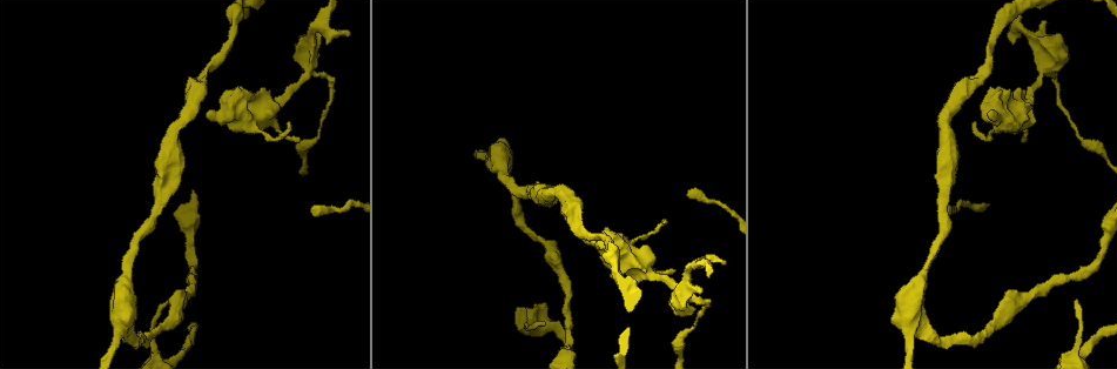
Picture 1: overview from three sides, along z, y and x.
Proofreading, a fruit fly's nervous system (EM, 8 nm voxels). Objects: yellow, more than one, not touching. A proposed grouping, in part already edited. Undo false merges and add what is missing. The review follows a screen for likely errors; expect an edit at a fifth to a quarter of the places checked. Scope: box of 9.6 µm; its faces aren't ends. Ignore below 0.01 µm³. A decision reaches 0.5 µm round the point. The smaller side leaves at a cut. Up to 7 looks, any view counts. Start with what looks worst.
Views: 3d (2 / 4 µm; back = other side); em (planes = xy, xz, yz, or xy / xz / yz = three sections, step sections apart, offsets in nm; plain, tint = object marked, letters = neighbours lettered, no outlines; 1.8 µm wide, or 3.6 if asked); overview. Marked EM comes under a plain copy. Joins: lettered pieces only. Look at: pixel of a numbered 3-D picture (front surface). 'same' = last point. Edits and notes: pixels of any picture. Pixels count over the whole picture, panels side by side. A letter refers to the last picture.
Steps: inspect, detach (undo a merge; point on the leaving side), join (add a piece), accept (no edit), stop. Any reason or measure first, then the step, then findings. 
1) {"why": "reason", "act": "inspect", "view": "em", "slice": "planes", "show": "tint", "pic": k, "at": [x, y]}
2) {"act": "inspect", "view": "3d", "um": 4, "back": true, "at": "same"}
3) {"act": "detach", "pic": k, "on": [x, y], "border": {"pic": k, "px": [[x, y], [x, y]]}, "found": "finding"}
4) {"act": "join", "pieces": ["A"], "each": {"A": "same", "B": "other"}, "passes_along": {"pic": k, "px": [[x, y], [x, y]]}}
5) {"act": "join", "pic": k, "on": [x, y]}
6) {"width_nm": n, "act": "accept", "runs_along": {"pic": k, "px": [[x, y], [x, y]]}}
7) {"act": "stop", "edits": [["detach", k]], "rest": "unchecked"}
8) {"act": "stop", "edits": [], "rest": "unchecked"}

{"why": "thin end", "act": "inspect", "view": "3d", "um": 2, "pic": 1, "at": [167, 300]}

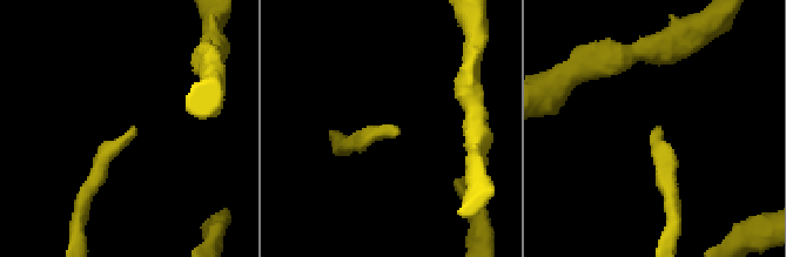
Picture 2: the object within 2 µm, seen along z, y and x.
{"why": "need the tissue", "act": "inspect", "view": "em", "slice": "planes", "show": "letters", "pic": 2, "at": [134, 127]}

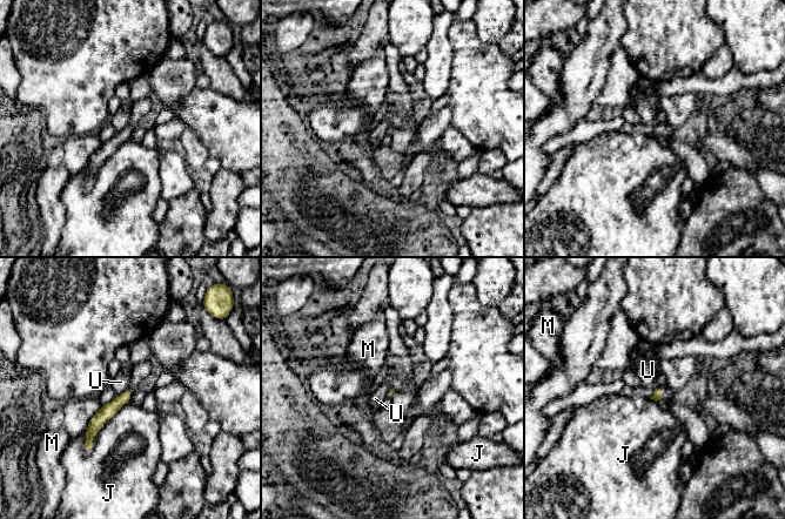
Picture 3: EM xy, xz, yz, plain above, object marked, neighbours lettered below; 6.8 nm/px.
{"act": "accept", "each": {"J": "other", "M": "other", "U": "other"}, "border": {"pic": 3, "px": [[129, 388], [118, 396]]}, "found": "no lettered piece goes on from it"}

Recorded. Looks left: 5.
{"why": "tapers out", "act": "inspect", "view": "3d", "um": 4, "pic": 1, "at": [350, 32]}

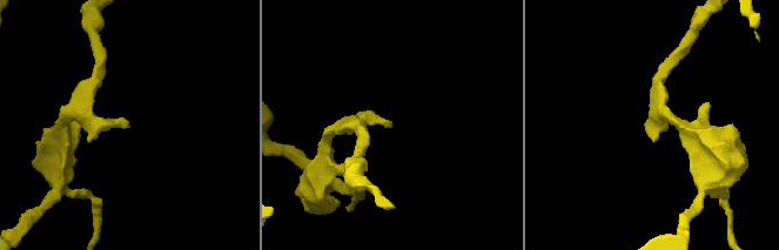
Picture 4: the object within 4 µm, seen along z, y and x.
{"act": "inspect", "view": "em", "um": 3.6, "slice": "planes", "show": "tint", "pic": 4, "at": [125, 126]}

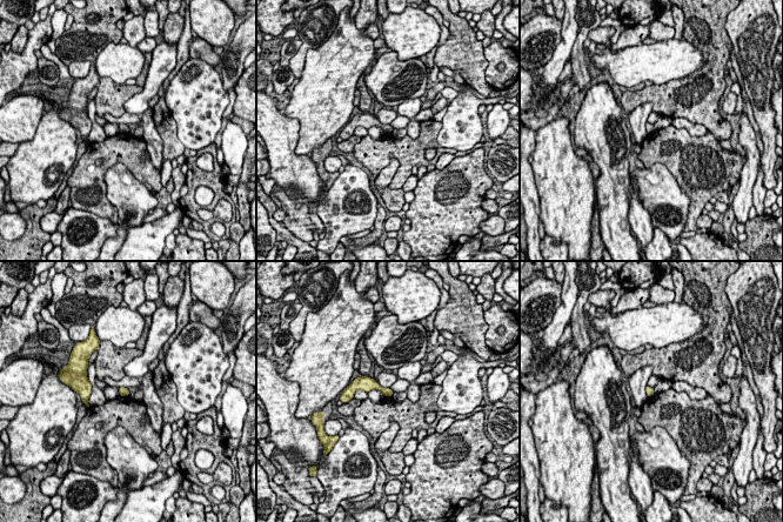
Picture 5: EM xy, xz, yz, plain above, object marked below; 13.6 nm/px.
{"act": "inspect", "view": "em", "um": 3.6, "slice": "planes", "show": "letters", "at": "same"}

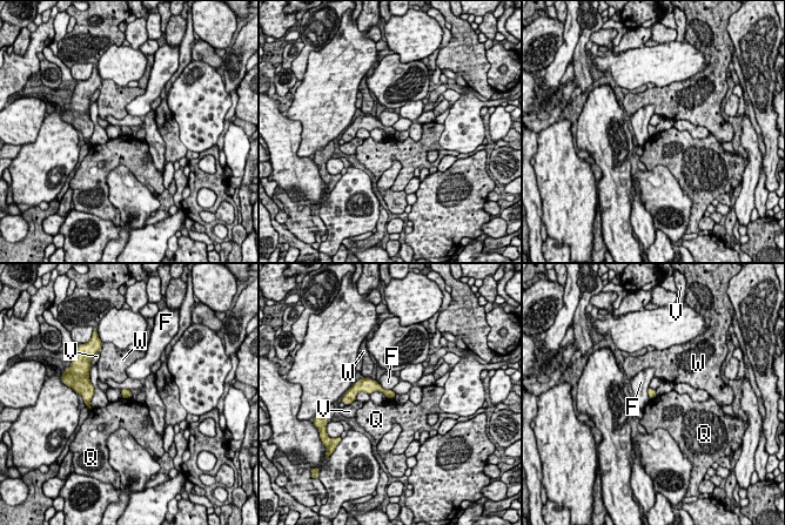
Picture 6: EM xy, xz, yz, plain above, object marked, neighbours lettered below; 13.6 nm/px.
{"act": "accept", "each": {"F": "other", "Q": "other", "V": "other", "W": "other"}, "border": {"pic": 6, "px": [[131, 396], [122, 398]]}, "found": "none of them fits"}

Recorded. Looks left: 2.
{"why": "thick turns thin", "act": "inspect", "view": "em", "um": 3.6, "slice": "planes", "show": "letters", "pic": 1, "at": [598, 243]}

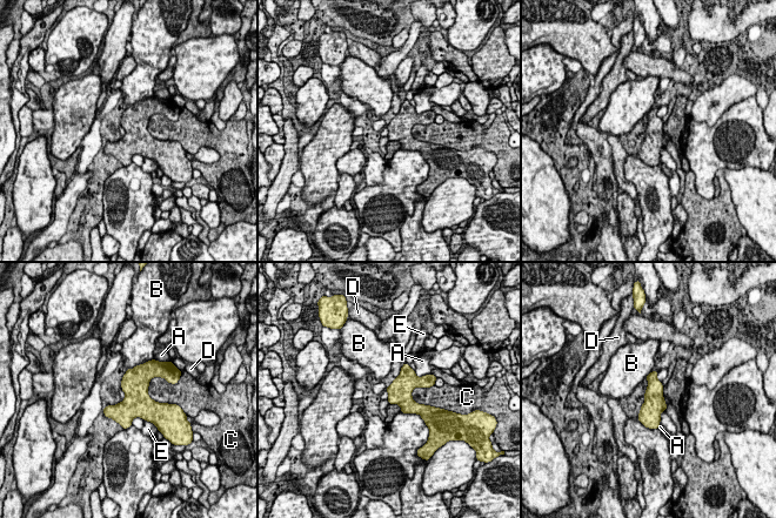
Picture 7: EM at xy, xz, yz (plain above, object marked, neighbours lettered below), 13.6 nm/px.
{"longest_contact_nm": ["C", 420], "act": "accept", "each": {"A": "other", "B": "other", "C": "other", "D": "other", "E": "other"}, "border": {"pic": 7, "px": [[148, 360], [127, 369]]}, "found": "all the same cell"}

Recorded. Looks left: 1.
{"act": "stop", "edits": [], "rest": "unchecked"}

